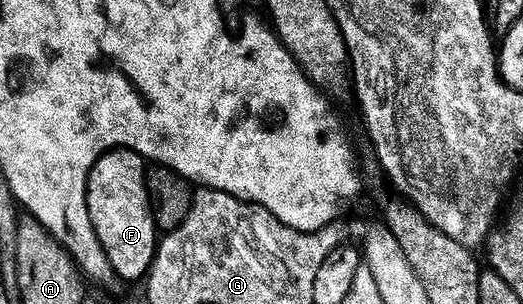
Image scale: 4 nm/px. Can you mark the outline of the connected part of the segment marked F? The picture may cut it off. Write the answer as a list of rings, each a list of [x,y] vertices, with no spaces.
[[[111,150],[104,154],[89,174],[89,191],[87,192],[87,208],[91,216],[91,224],[103,252],[107,252],[107,260],[111,260],[111,268],[117,273],[118,279],[124,282],[137,282],[146,277],[157,259],[159,231],[149,203],[149,179],[147,162],[133,150]]]

